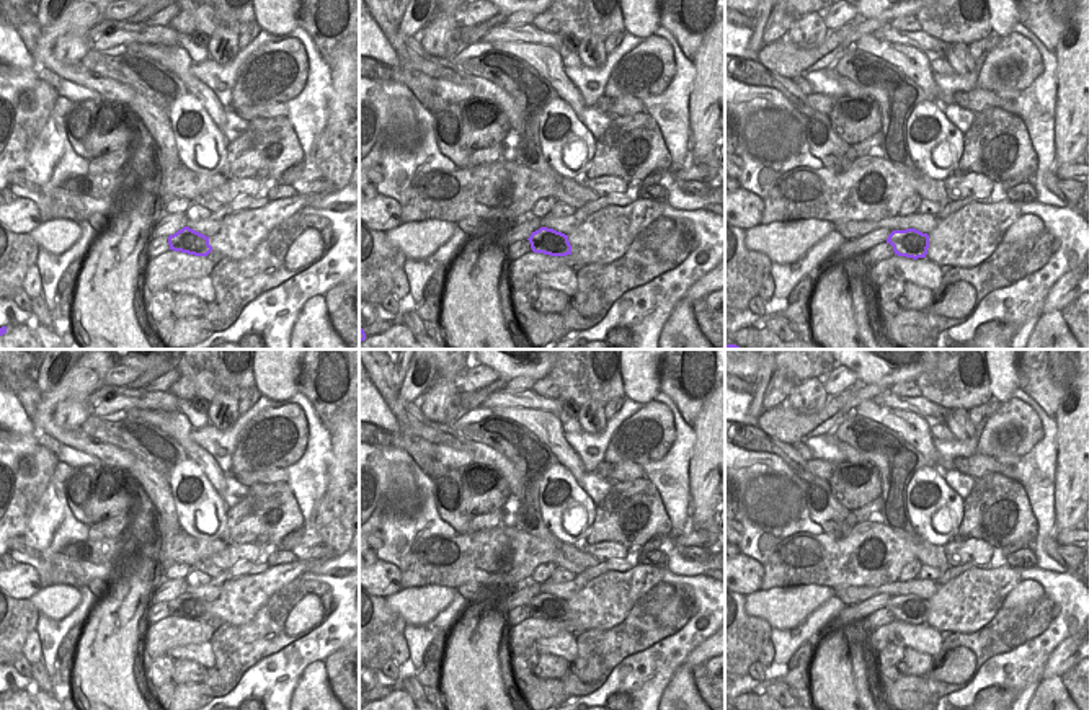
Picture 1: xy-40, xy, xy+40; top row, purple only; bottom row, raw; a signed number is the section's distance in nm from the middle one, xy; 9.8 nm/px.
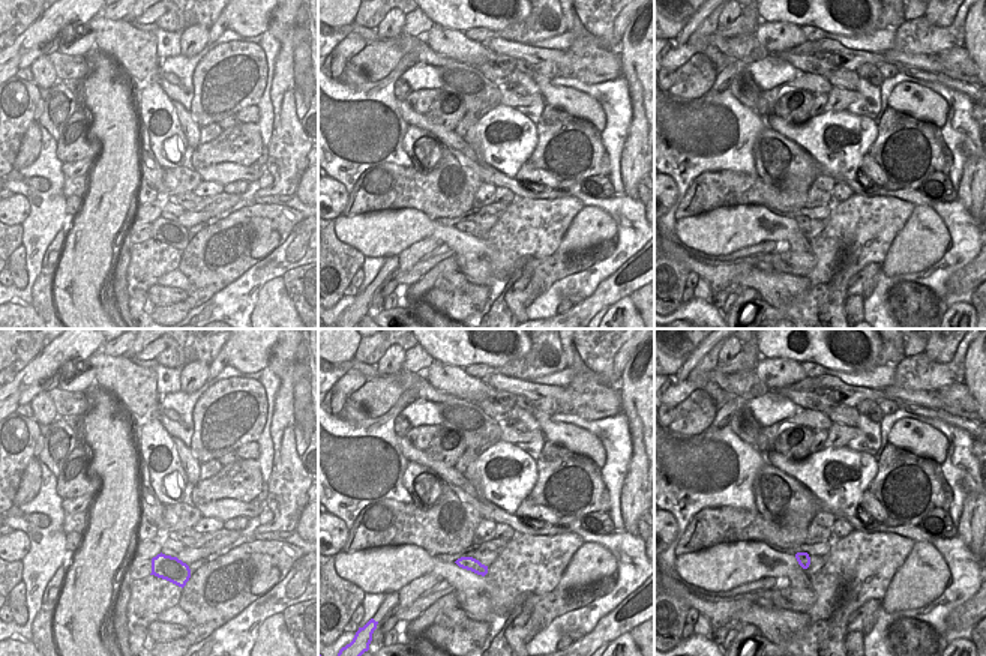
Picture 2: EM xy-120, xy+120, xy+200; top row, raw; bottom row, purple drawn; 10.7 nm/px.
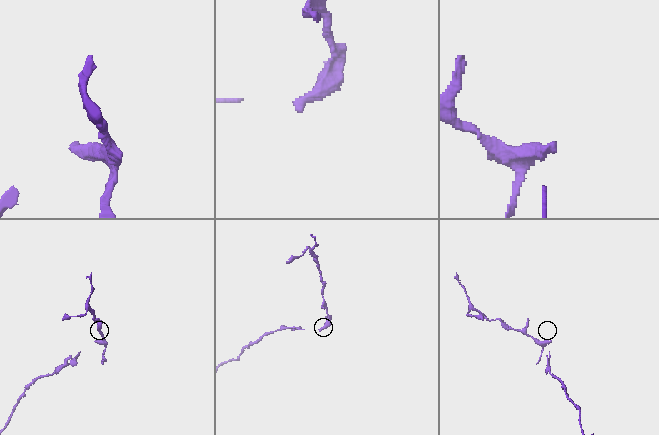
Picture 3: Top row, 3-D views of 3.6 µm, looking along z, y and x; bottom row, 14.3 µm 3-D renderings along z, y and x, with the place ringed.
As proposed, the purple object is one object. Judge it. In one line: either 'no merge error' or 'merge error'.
merge error

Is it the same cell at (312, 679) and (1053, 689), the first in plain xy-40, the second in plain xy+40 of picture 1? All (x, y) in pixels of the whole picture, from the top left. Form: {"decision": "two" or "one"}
{"decision": "one"}

